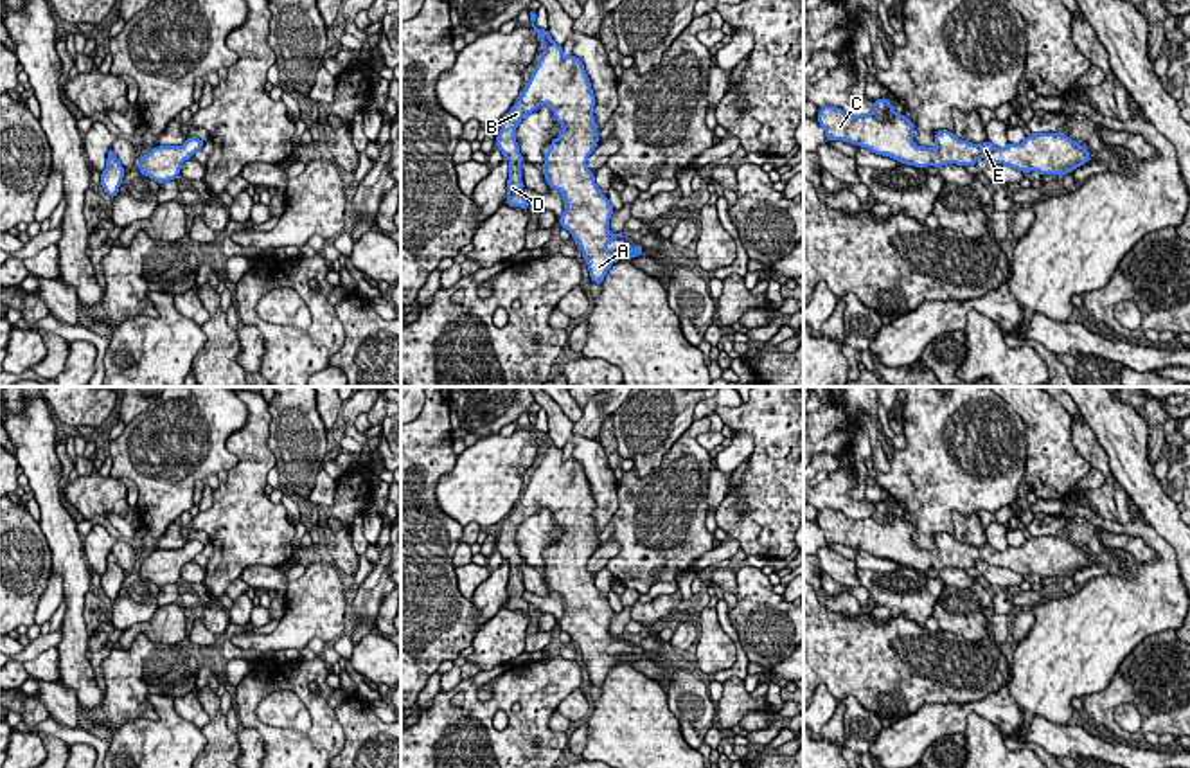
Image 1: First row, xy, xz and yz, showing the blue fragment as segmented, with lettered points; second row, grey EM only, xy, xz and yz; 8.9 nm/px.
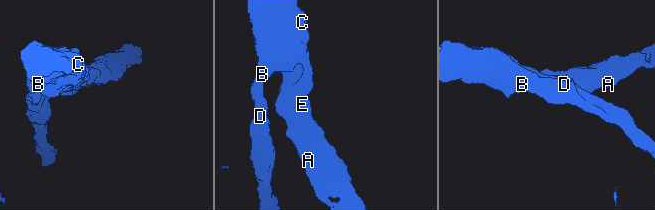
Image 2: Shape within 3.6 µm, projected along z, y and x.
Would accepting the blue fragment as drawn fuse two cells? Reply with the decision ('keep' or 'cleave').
keep

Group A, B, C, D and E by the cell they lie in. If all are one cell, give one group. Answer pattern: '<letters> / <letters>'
A B C D E

